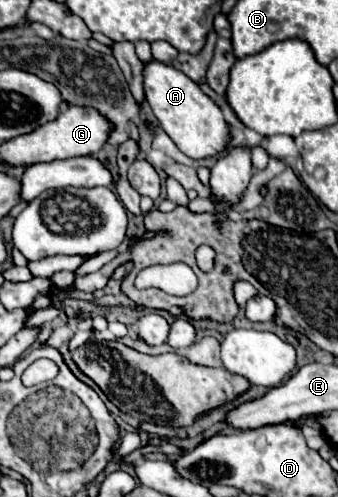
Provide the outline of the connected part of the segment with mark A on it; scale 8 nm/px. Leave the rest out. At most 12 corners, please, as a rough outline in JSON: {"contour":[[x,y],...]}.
{"contour":[[143,63],[159,127],[187,157],[227,147],[221,107],[183,71]]}

